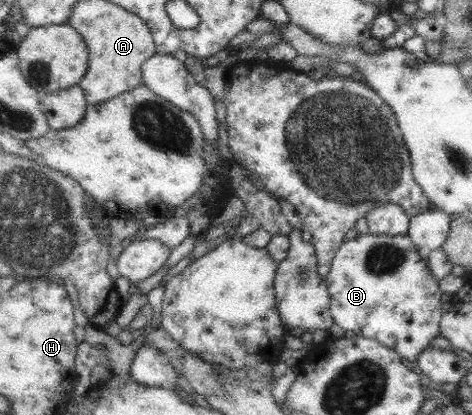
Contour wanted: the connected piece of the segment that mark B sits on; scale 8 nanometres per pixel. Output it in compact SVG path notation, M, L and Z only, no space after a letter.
M373 233L358 234L352 239L345 239L341 246L338 248L336 255L333 258L333 262L330 266L329 275L327 275L327 290L331 297L330 312L335 323L337 323L344 331L351 330L356 335L375 339L379 343L384 344L389 348L393 348L395 352L399 353L401 357L405 359L408 364L416 366L417 357L421 351L427 347L432 346L433 340L440 334L440 320L443 310L441 309L441 295L442 292L439 289L438 281L435 280L433 274L429 271L427 263L422 260L422 251L419 250L416 244L409 238L407 234L401 235L374 235Z

